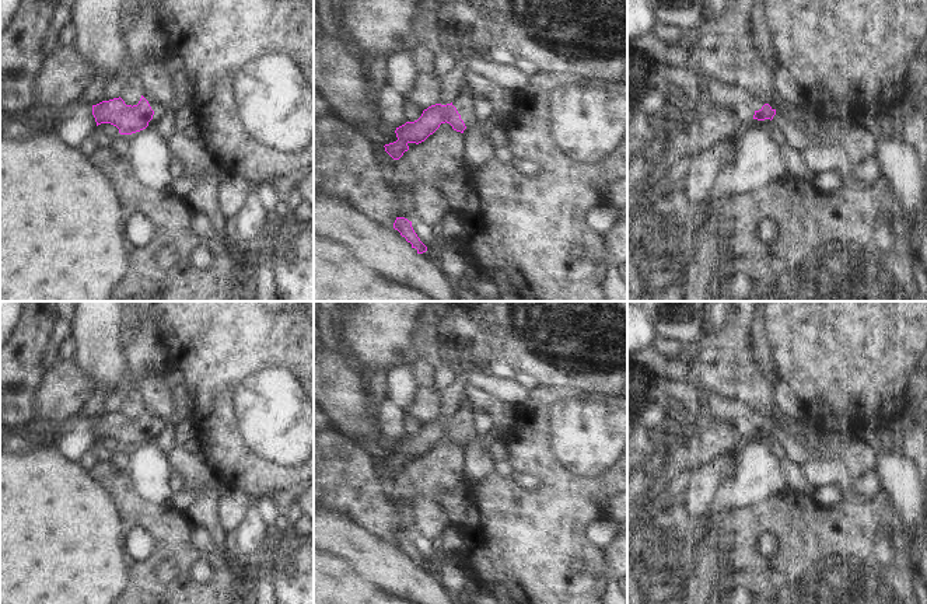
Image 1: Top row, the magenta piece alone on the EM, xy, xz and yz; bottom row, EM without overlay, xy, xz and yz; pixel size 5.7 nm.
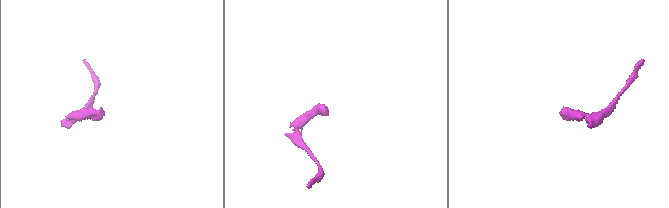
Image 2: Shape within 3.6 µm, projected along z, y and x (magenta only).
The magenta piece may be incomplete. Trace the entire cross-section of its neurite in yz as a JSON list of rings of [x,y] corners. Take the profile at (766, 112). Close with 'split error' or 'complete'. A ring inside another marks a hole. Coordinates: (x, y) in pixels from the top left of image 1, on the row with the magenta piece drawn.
[[[697,76],[700,91],[713,102],[732,111],[744,126],[772,126],[776,109],[738,84],[723,83],[709,76]]]; split error

